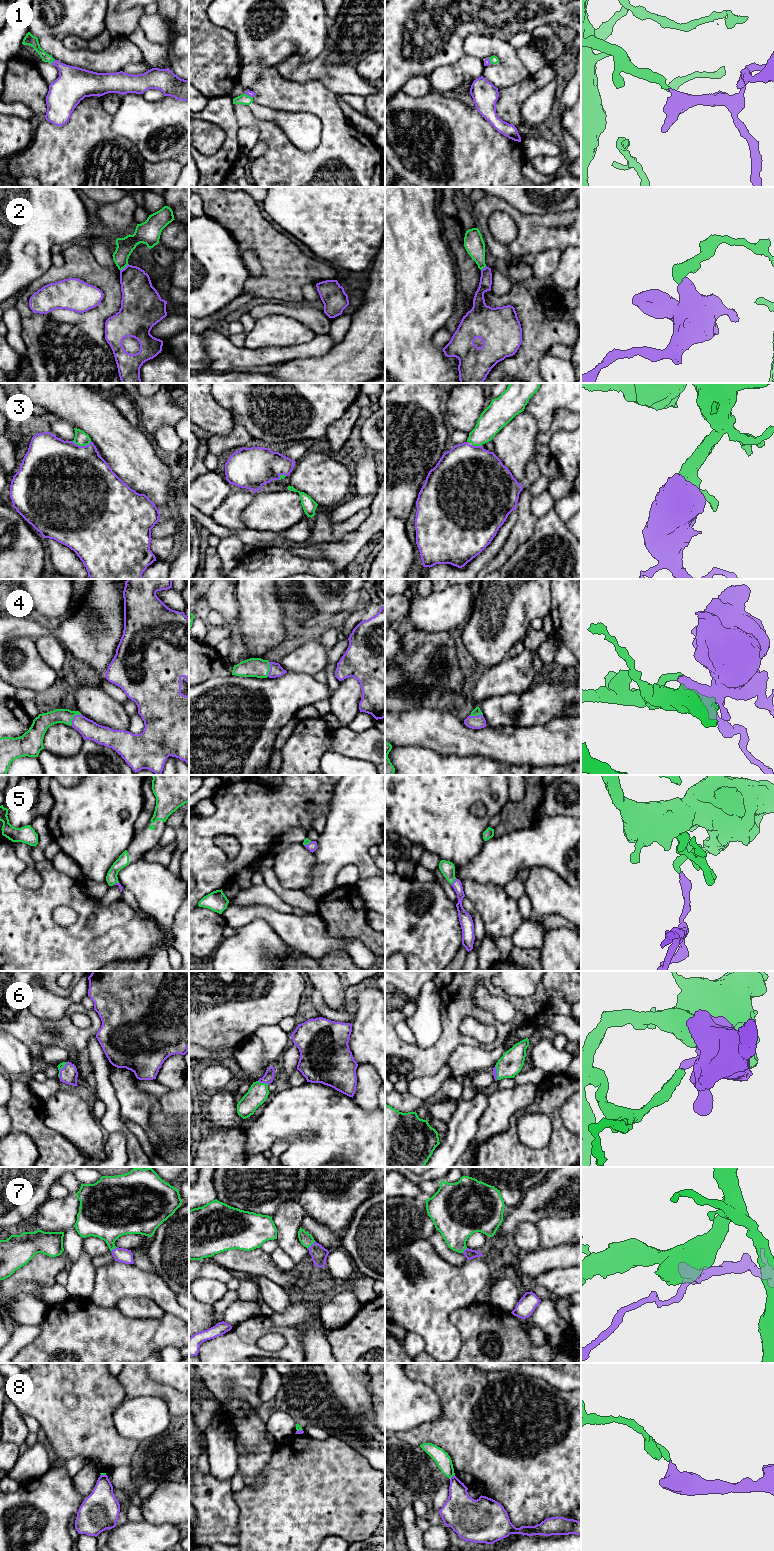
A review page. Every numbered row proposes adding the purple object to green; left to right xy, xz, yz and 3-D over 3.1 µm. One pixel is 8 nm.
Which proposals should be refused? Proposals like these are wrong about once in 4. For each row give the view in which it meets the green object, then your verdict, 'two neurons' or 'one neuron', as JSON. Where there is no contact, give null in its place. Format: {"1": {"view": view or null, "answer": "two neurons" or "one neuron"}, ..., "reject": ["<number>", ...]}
{"1": {"view": "xy", "answer": "one neuron"}, "2": {"view": "xy", "answer": "two neurons"}, "3": {"view": "xy", "answer": "one neuron"}, "4": {"view": "xy", "answer": "one neuron"}, "5": {"view": "yz", "answer": "one neuron"}, "6": {"view": "xz", "answer": "one neuron"}, "7": {"view": "xz", "answer": "one neuron"}, "8": {"view": "yz", "answer": "two neurons"}, "reject": ["2", "8"]}

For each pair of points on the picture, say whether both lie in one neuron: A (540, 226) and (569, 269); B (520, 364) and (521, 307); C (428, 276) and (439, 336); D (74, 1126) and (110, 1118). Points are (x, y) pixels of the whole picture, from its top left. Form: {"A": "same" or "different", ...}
{"A": "different", "B": "same", "C": "different", "D": "different"}

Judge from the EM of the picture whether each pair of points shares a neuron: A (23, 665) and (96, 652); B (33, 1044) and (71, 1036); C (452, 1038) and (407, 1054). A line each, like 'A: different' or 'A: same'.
A: different
B: same
C: same

